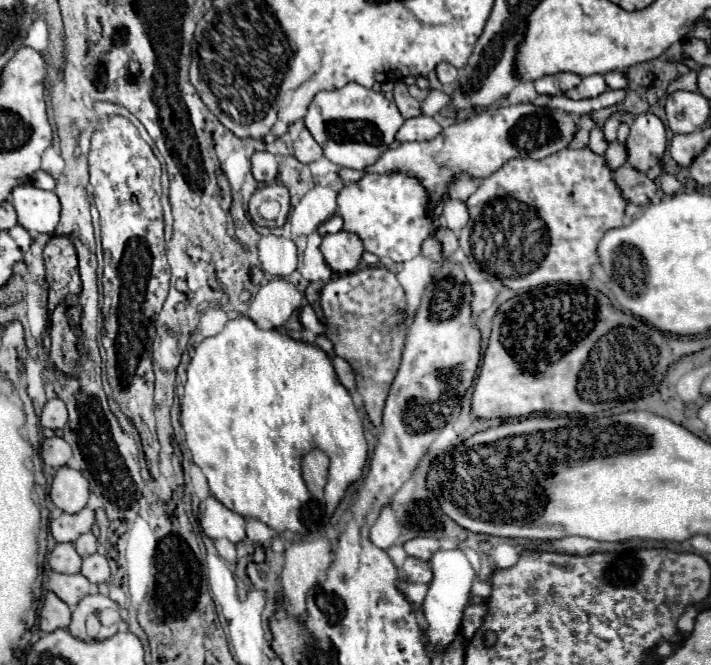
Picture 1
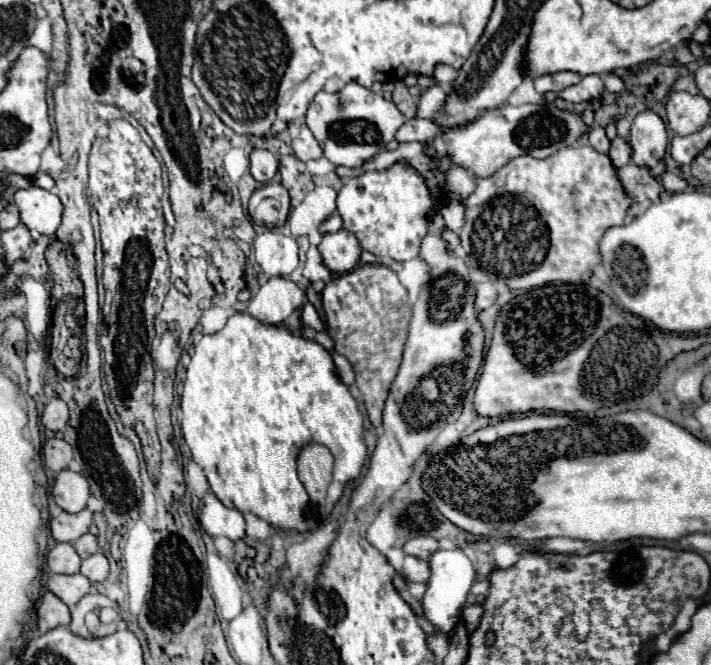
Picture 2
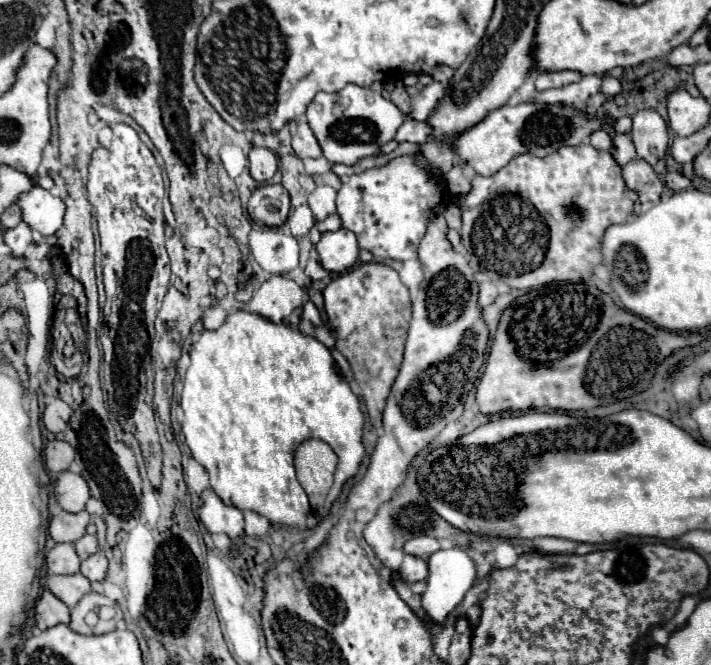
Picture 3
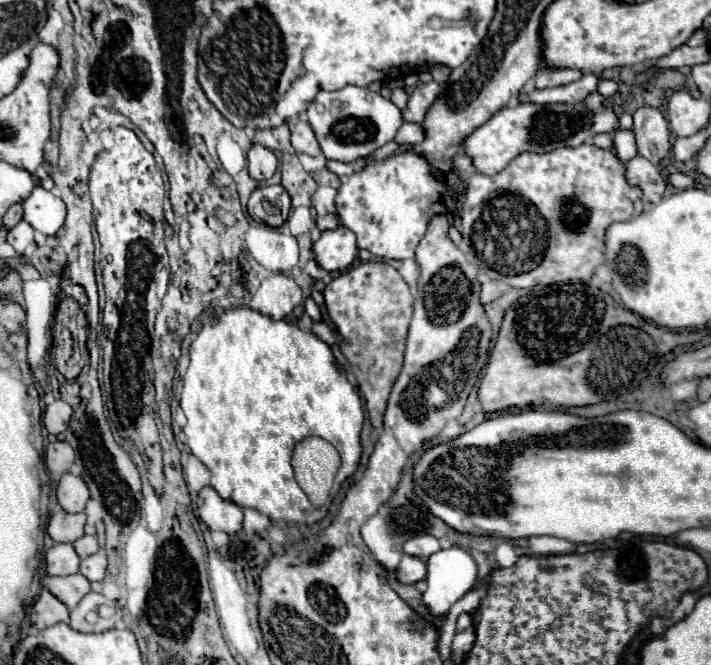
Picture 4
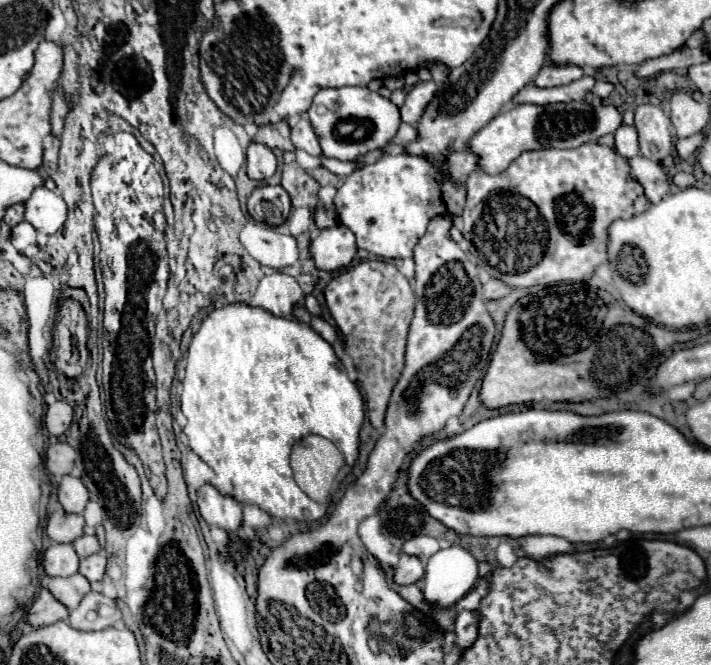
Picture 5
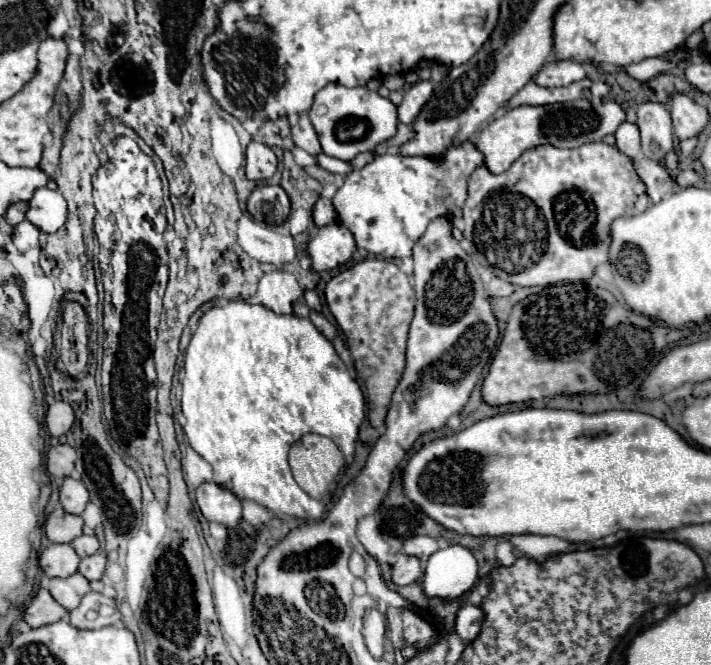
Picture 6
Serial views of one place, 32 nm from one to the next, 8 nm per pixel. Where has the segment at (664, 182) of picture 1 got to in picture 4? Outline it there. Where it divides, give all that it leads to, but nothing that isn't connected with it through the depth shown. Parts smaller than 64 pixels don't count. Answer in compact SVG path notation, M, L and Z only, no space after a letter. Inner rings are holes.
M670 174L670 184L676 186L678 190L686 190L686 188L692 188L694 186L694 178L688 176L688 174Z

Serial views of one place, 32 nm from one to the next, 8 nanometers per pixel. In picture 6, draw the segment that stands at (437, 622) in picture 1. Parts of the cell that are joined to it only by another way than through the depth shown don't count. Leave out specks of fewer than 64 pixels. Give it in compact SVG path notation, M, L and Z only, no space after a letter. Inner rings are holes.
M460 544L442 548L428 558L422 588L426 596L454 600L466 594L478 580L478 562Z

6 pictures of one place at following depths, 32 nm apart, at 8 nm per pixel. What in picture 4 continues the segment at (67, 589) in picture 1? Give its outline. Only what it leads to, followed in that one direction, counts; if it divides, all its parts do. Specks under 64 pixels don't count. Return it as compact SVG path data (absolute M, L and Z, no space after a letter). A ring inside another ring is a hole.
M72 574L72 576L46 576L44 578L44 586L60 600L68 606L68 610L76 608L76 604L82 600L84 594L90 592L90 582L80 576L80 574Z

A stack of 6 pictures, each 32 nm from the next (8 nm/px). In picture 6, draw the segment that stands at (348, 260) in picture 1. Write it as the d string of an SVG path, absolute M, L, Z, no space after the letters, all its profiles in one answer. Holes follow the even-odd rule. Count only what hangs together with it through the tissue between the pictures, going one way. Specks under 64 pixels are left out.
M328 224L318 228L318 234L308 240L306 252L312 260L312 270L334 270L340 264L346 264L356 250L352 232L342 224Z

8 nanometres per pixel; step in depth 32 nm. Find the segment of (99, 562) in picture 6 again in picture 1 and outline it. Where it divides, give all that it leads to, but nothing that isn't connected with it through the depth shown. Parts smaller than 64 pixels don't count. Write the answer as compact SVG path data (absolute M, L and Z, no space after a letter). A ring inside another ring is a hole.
M92 554L82 560L82 574L92 582L100 584L110 578L110 568L108 568L108 558L102 554Z

